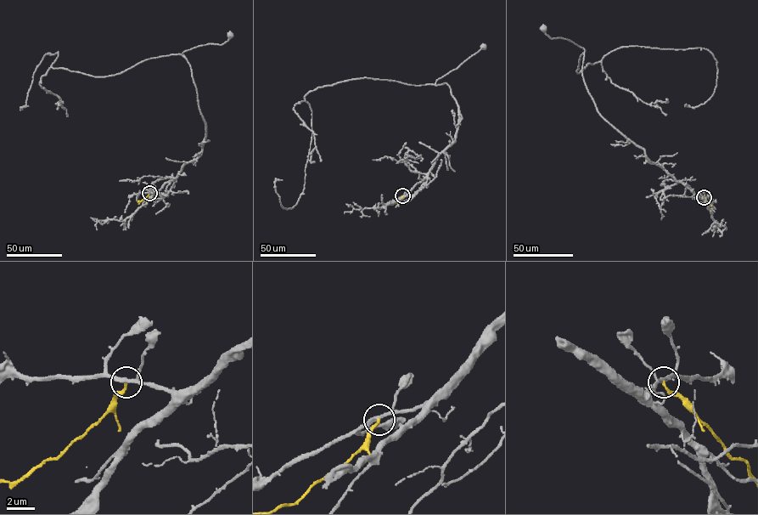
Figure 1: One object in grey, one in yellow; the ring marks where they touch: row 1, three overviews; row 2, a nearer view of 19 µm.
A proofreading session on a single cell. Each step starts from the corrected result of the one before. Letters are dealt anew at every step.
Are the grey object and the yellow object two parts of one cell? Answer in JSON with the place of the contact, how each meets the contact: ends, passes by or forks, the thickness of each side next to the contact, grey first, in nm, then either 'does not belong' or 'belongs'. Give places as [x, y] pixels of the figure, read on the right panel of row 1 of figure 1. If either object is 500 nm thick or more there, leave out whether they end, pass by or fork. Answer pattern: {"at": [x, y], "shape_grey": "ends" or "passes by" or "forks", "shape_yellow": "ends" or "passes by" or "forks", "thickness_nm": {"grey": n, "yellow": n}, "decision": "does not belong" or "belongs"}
{"at": [704, 197], "shape_grey": "forks", "shape_yellow": "ends", "thickness_nm": {"grey": 240, "yellow": 190}, "decision": "does not belong"}

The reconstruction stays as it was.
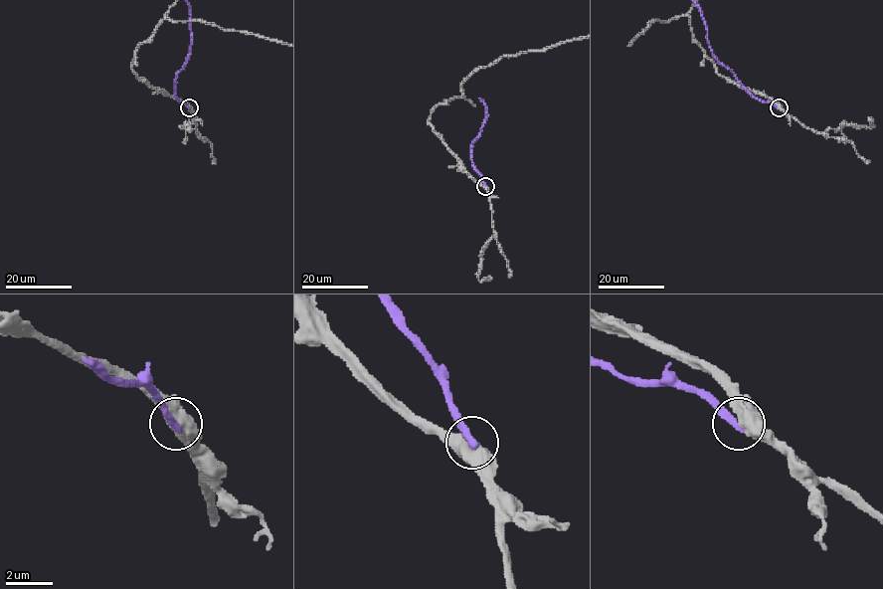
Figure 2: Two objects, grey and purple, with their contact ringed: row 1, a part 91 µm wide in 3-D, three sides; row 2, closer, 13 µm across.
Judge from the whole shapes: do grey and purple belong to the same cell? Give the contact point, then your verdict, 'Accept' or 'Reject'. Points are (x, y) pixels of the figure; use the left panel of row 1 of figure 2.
Place: (189, 107). Reject

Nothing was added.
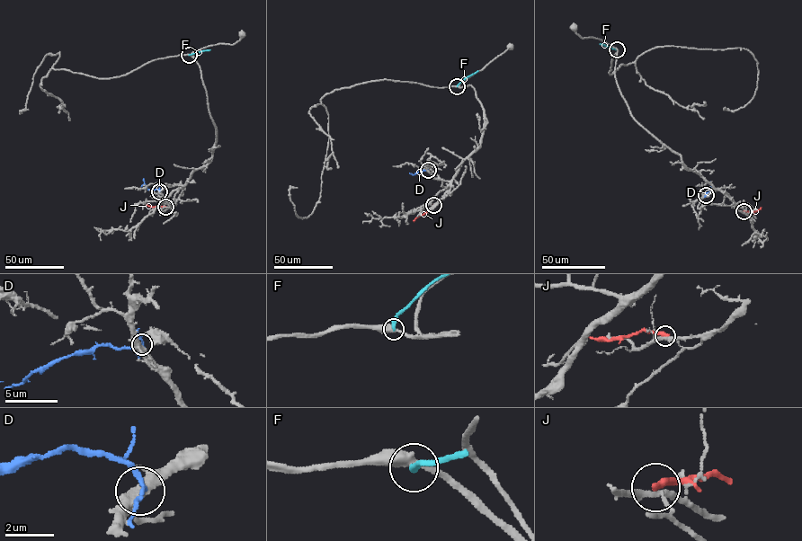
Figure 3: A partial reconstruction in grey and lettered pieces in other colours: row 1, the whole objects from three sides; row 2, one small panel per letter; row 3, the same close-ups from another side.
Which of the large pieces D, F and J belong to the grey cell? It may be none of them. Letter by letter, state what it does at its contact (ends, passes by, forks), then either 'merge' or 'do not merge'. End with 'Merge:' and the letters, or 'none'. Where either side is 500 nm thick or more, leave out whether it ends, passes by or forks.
D: it passes by | do not merge
F: it ends | do not merge
J: it ends | do not merge
Merge: none

